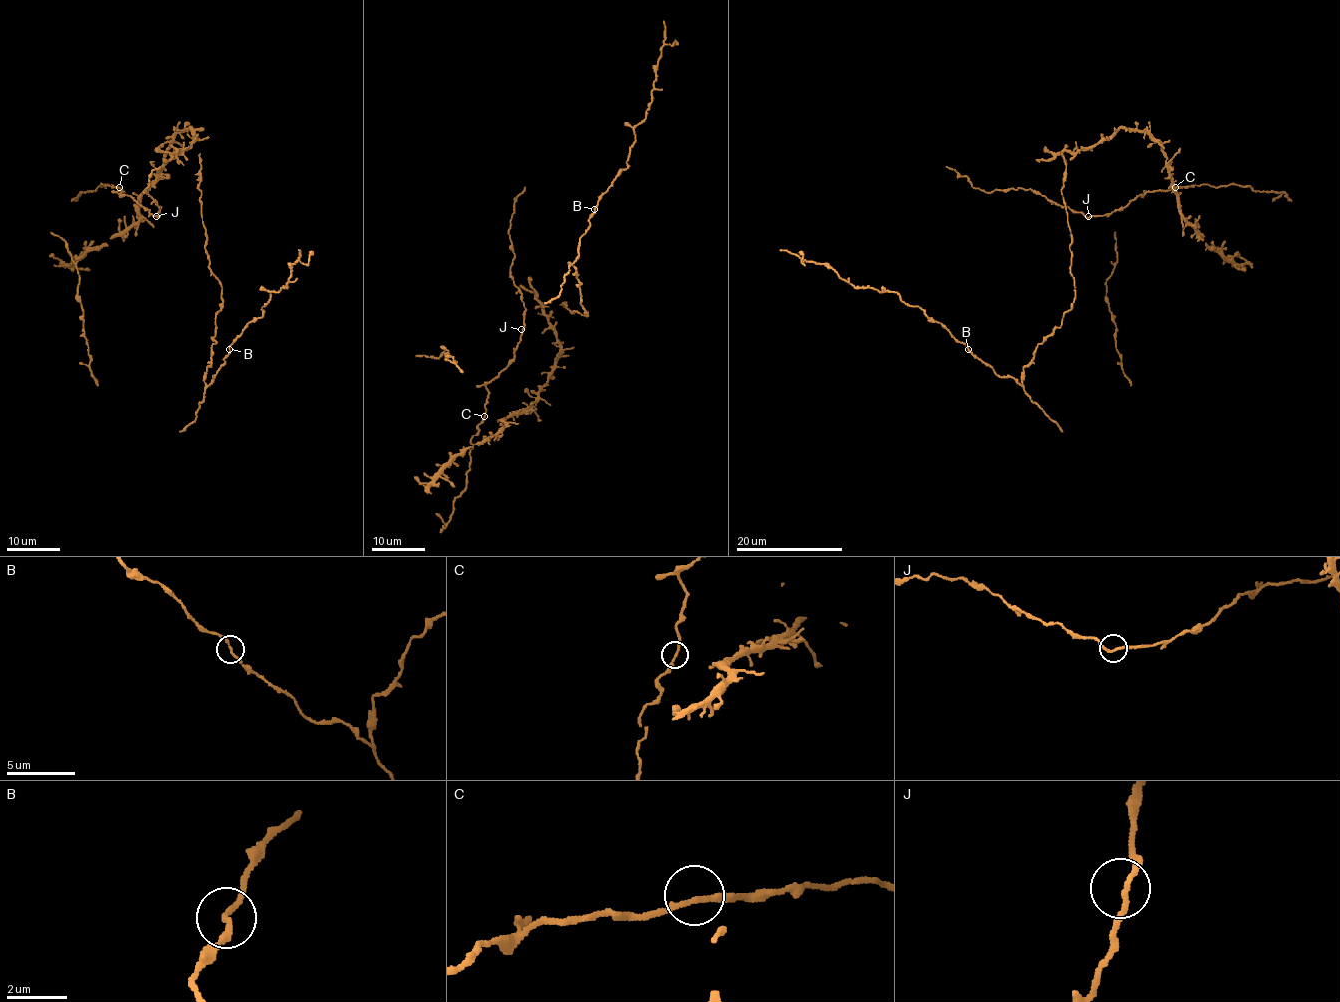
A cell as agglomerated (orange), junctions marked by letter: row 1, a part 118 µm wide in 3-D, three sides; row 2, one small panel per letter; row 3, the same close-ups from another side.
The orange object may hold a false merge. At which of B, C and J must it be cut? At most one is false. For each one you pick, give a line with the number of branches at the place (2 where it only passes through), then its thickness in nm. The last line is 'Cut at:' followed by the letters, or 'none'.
Cut at: none

